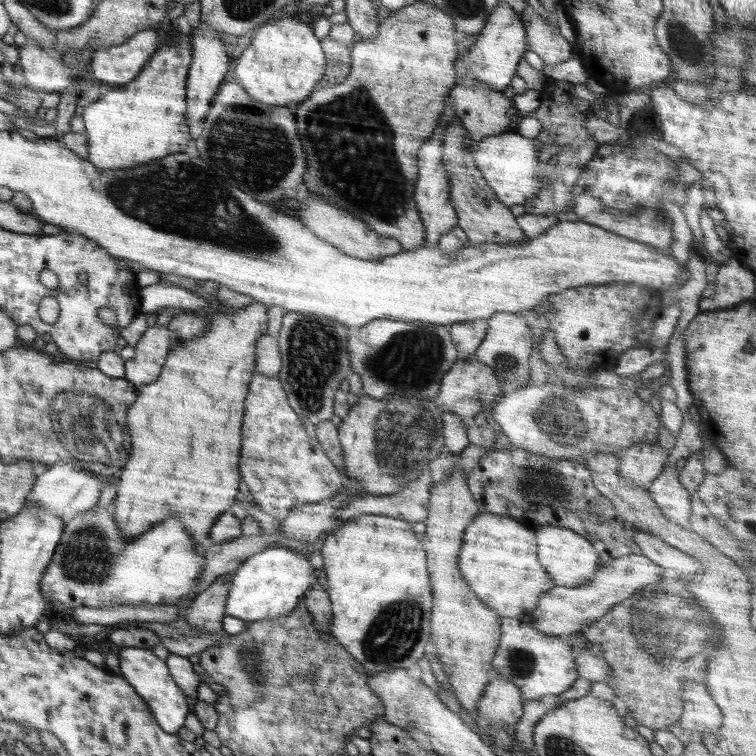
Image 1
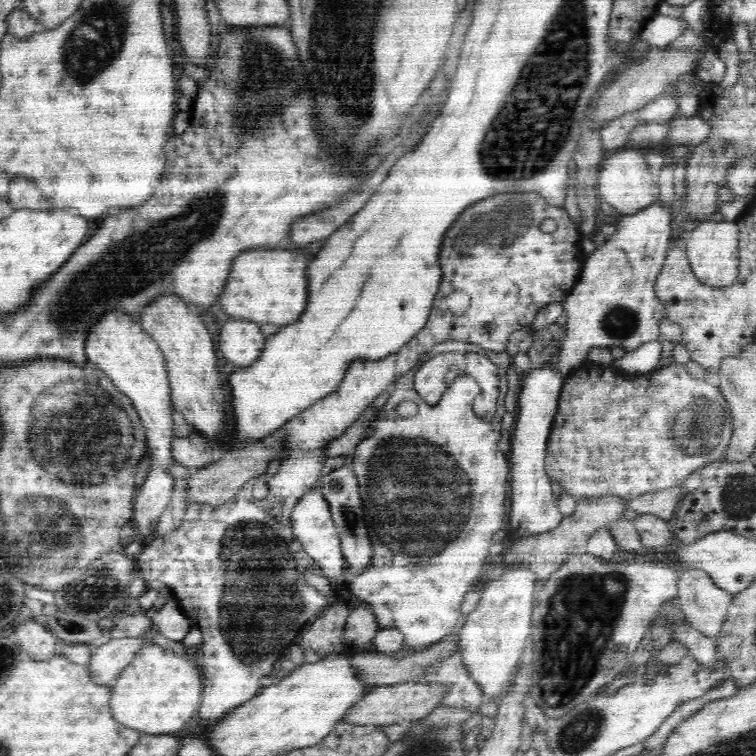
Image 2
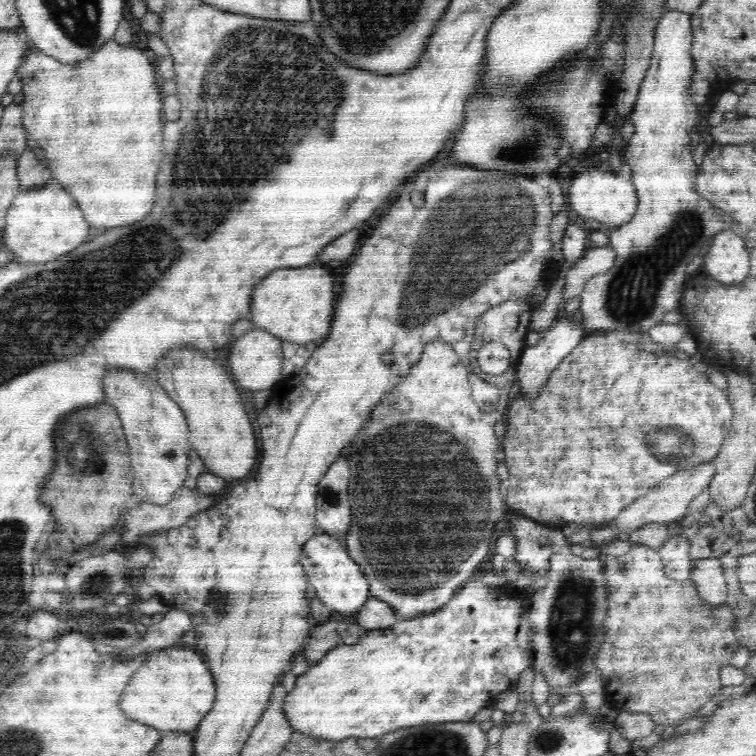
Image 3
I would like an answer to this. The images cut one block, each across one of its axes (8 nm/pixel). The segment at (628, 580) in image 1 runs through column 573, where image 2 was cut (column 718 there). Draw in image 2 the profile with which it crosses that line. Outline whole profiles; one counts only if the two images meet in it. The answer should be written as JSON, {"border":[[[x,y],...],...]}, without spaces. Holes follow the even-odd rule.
{"border":[[[698,569],[680,570],[675,599],[677,606],[682,610],[685,621],[702,634],[716,639],[727,620],[728,608],[731,606],[732,599],[733,596],[728,591],[718,588],[706,572]]]}

